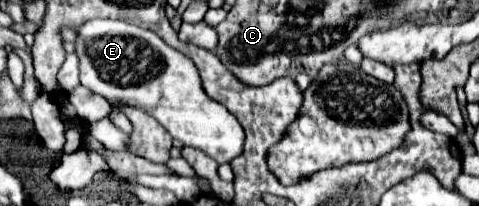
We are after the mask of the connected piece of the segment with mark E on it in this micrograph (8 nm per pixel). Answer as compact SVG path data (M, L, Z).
M89 20L77 32L75 46L81 84L103 96L111 104L111 112L121 112L119 106L143 110L163 124L173 138L181 140L185 146L203 150L217 164L231 162L243 154L245 132L239 120L203 92L193 62L167 46L151 30L123 20Z

